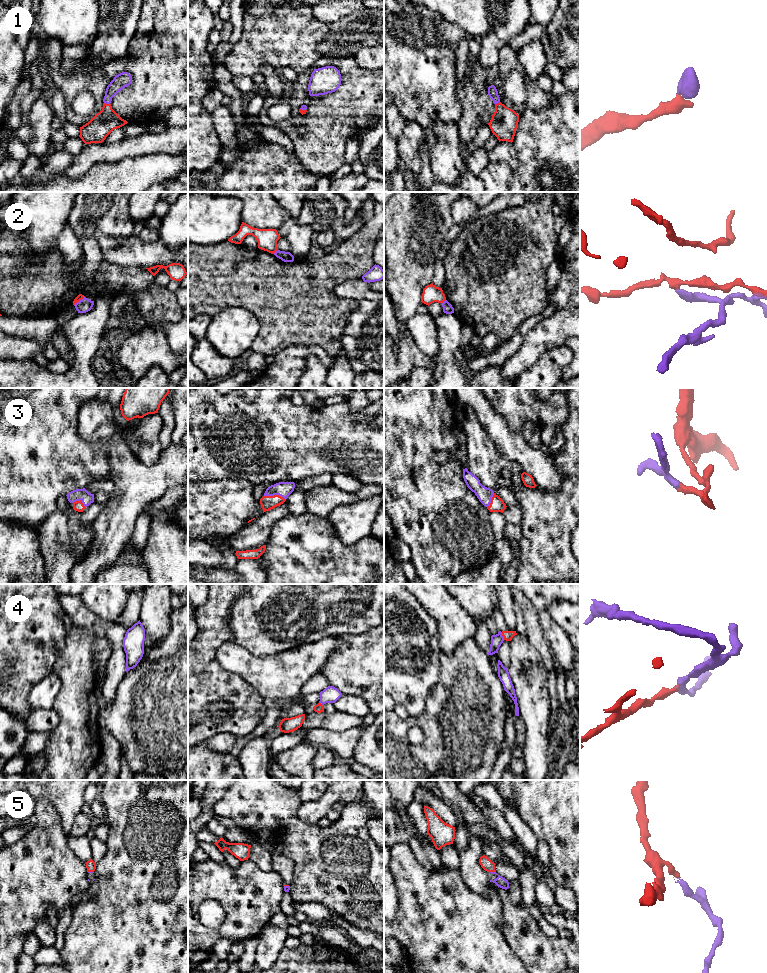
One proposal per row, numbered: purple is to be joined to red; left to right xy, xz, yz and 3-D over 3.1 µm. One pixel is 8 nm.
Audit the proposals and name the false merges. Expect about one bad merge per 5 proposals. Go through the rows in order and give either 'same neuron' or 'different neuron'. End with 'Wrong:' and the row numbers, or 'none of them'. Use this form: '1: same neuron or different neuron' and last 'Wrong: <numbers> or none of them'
1: same neuron
2: different neuron
3: same neuron
4: same neuron
5: same neuron
Wrong: 2

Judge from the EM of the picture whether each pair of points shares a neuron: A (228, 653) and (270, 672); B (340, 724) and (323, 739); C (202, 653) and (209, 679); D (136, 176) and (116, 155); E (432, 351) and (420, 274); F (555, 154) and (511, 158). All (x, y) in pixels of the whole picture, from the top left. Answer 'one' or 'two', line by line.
A: one
B: two
C: two
D: two
E: two
F: two

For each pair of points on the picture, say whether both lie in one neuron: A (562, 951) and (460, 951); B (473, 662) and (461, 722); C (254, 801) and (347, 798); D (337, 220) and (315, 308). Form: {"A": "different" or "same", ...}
{"A": "different", "B": "same", "C": "different", "D": "different"}

